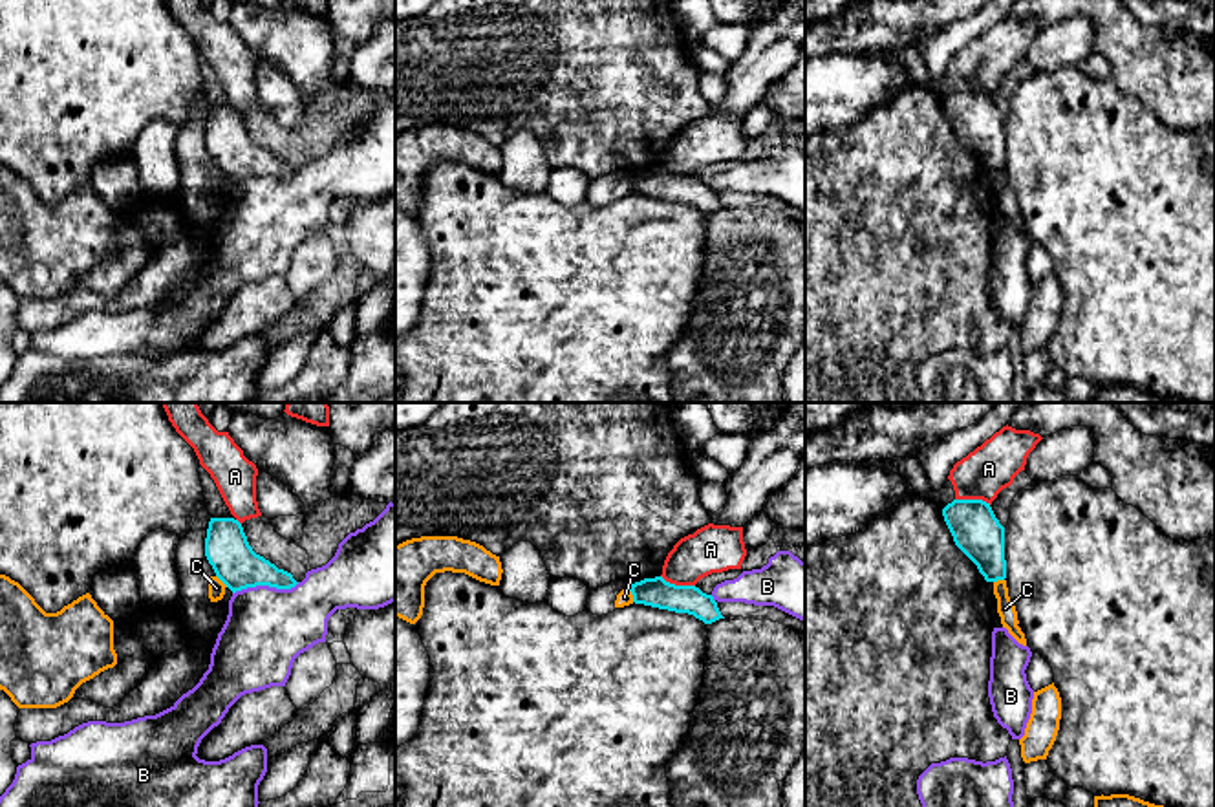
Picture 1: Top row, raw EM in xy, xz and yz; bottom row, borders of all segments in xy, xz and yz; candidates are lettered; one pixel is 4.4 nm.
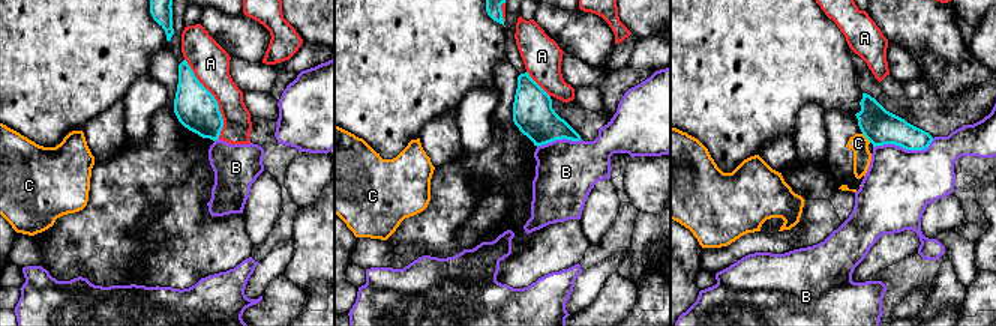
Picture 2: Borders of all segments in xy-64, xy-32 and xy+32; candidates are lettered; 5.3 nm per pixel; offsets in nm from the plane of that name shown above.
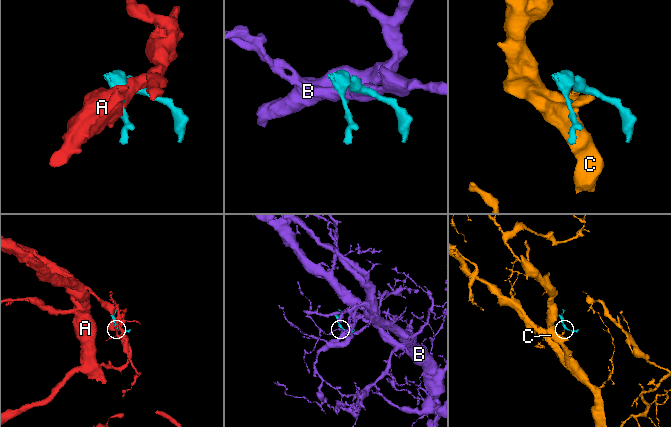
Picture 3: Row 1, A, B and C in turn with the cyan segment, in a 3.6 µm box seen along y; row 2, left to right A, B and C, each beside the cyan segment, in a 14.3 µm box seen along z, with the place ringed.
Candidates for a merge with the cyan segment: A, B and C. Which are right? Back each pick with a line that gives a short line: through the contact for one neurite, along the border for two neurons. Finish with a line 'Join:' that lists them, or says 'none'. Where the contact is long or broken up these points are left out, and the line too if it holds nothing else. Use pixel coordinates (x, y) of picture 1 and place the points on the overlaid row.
Join: none

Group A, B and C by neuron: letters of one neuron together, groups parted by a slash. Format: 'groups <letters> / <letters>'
groups A / B / C

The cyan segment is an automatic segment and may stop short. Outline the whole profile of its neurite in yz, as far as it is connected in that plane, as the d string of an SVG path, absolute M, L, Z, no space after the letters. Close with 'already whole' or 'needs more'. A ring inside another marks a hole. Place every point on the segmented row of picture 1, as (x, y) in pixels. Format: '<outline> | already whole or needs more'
M953 500L942 509L955 545L977 565L986 582L1006 578L1005 527L990 503Z | already whole

